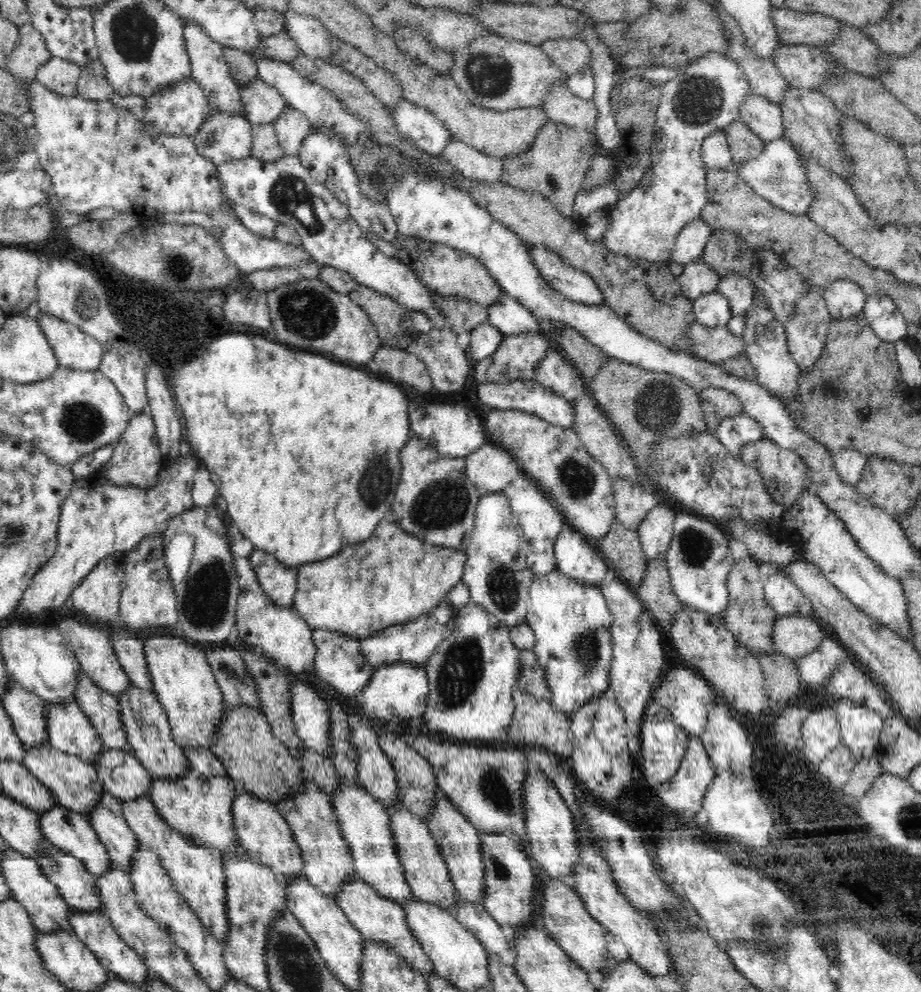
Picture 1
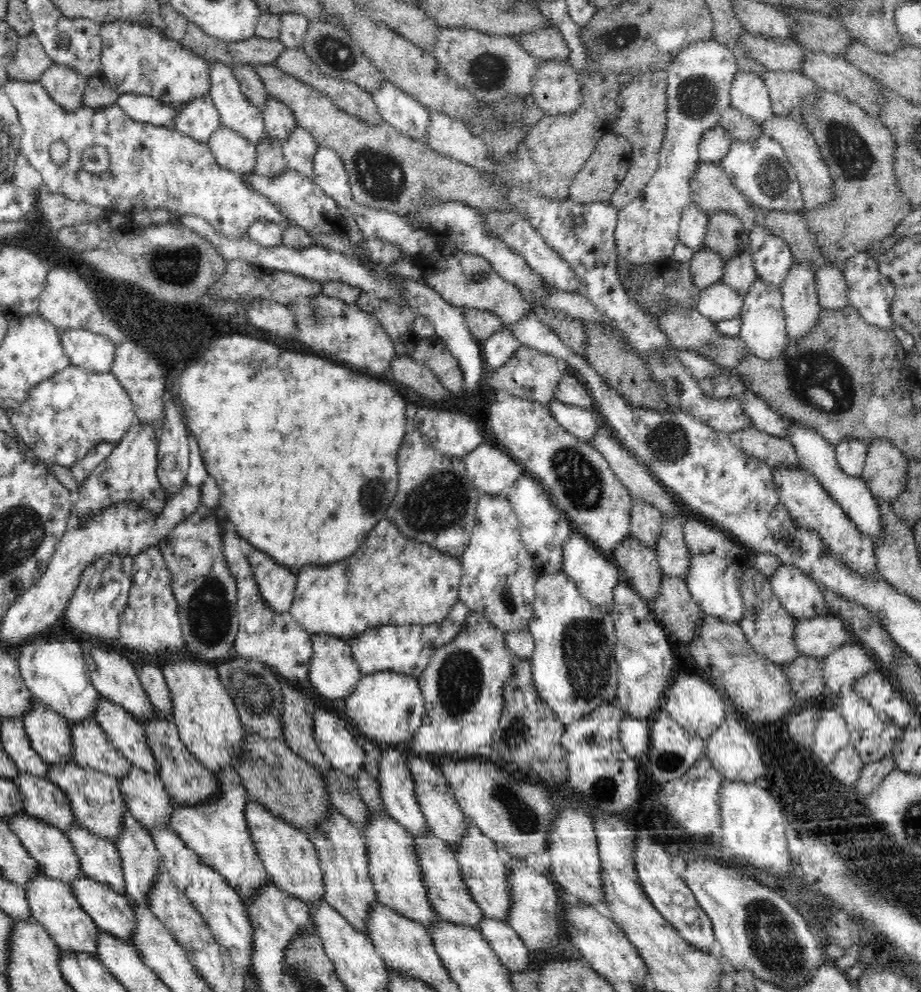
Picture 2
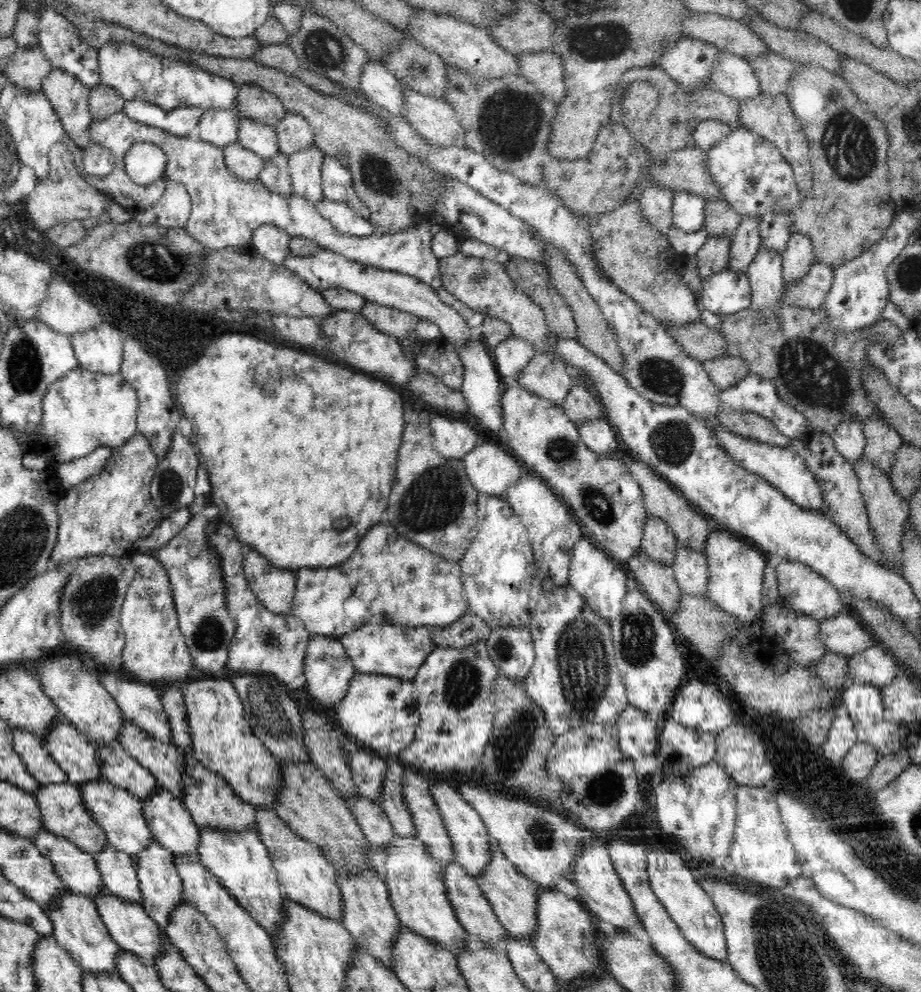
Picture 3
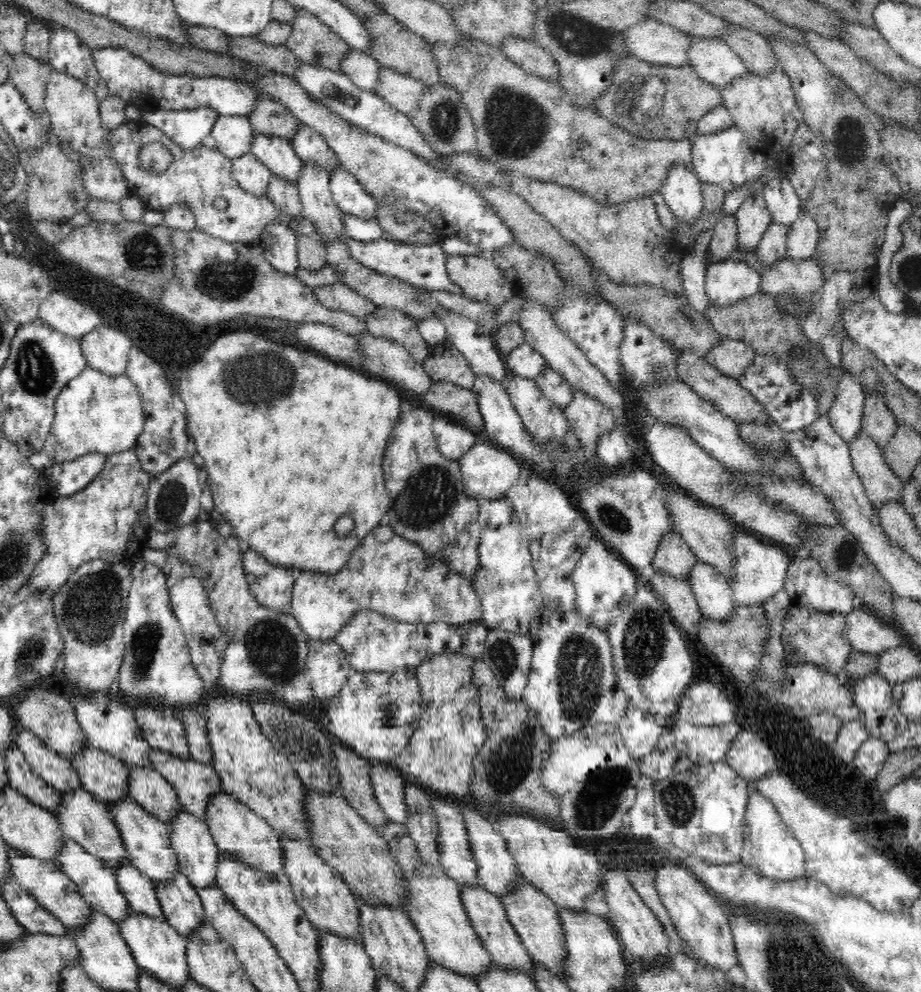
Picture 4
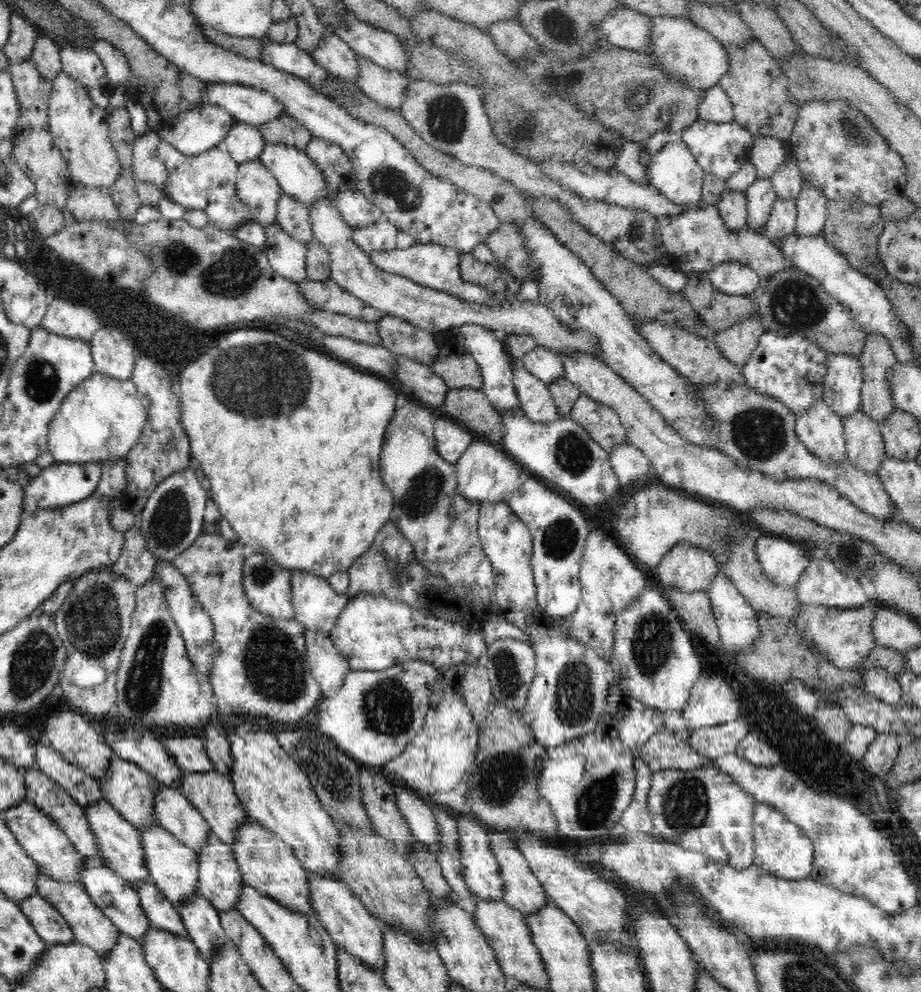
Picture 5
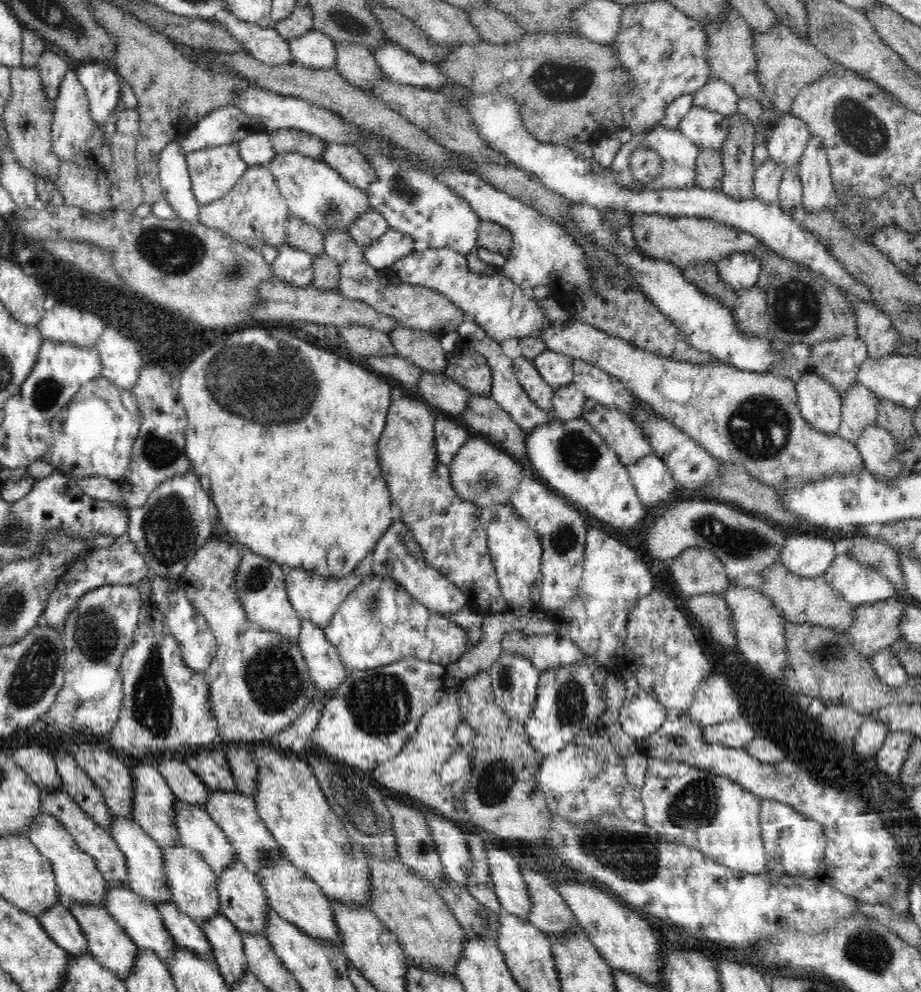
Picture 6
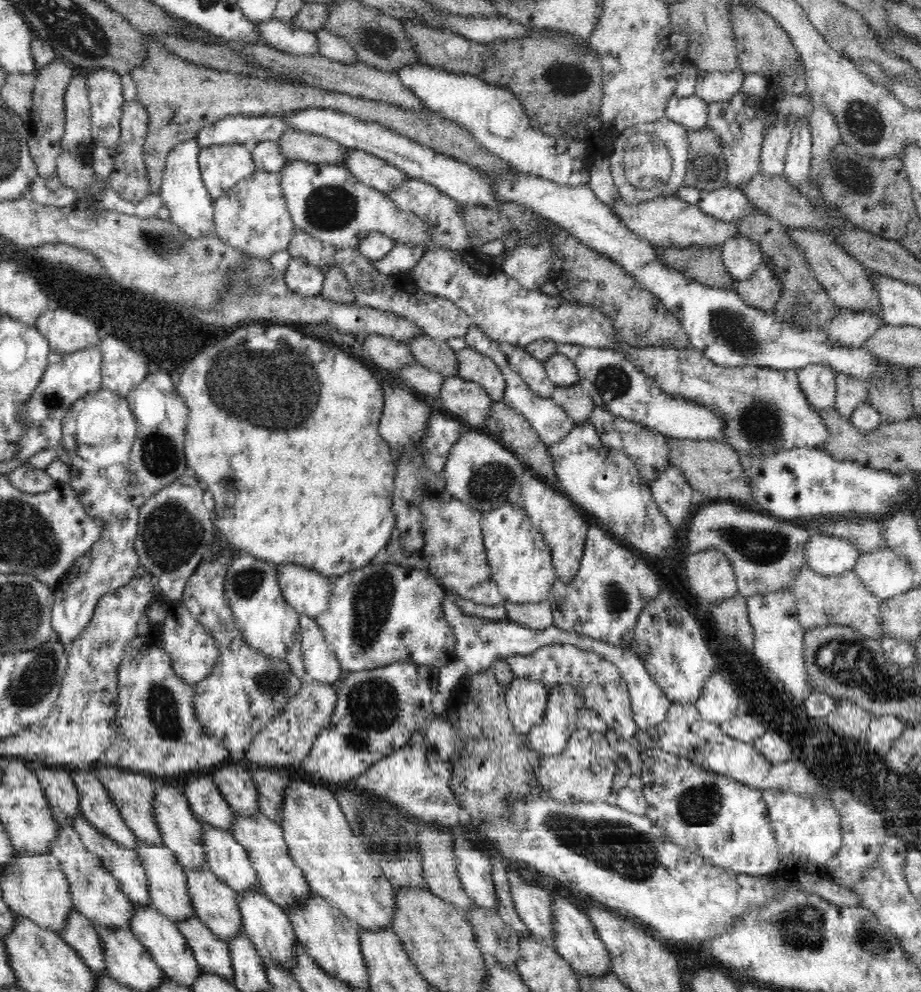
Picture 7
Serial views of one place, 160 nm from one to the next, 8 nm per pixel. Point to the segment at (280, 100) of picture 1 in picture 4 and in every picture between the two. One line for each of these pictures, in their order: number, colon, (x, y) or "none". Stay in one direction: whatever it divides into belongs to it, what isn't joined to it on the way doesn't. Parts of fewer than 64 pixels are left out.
2: (279, 121)
3: (293, 132)
4: (309, 145)

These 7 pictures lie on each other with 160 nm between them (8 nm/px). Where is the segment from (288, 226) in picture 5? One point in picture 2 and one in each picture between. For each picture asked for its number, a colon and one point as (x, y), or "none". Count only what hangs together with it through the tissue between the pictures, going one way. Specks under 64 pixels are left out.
2: (270, 161)
3: (275, 176)
4: (285, 194)

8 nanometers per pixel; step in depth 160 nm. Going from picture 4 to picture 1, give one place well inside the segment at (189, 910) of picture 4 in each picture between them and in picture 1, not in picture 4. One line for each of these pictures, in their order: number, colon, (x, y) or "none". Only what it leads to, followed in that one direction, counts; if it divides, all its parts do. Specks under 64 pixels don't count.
1: (107, 819)
2: (140, 860)
3: (162, 890)

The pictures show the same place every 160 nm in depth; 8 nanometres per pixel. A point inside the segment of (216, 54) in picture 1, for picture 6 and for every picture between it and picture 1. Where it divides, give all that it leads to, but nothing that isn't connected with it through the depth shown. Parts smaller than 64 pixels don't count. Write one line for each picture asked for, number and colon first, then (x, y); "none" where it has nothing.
2: (235, 111)
3: (255, 135)
4: (275, 152)
5: (296, 174)
6: (314, 192)

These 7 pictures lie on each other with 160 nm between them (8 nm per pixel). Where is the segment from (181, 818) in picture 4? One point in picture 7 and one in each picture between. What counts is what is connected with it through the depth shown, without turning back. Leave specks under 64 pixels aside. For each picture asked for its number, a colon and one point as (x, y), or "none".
5: (219, 879)
6: (243, 900)
7: (266, 924)

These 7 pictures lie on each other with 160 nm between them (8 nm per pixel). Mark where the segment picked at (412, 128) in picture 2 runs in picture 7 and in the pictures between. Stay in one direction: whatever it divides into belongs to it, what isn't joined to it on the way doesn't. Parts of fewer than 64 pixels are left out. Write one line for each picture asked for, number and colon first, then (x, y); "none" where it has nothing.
3: (378, 84)
4: (361, 68)
5: (333, 54)
6: (314, 49)
7: (276, 33)

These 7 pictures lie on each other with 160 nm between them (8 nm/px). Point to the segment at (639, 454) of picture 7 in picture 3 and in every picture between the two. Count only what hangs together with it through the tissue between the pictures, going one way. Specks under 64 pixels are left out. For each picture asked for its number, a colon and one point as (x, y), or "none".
3: (581, 405)
4: (588, 418)
5: (602, 423)
6: (620, 433)

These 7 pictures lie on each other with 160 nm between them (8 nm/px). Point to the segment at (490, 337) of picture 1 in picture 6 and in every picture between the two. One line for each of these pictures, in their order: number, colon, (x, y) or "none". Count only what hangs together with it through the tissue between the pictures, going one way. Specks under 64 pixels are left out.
2: (500, 347)
3: (510, 357)
4: (524, 361)
5: (544, 364)
6: (556, 369)

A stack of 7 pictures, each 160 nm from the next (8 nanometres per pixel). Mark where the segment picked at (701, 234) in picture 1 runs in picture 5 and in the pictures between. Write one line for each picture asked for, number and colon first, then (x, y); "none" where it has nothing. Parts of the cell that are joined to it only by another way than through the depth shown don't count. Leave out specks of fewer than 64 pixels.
2: (693, 226)
3: (688, 209)
4: (682, 190)
5: (674, 171)

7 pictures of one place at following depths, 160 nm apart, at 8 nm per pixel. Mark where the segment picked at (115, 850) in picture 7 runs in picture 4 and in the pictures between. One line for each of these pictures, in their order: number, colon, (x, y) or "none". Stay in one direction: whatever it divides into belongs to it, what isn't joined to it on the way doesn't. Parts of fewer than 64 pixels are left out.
4: (22, 778)
5: (47, 796)
6: (91, 838)

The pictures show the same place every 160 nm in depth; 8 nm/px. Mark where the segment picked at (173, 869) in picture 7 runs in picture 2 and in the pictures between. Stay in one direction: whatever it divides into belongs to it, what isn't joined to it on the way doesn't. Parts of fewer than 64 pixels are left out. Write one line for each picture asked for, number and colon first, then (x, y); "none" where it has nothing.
2: (44, 800)
3: (62, 810)
4: (87, 821)
5: (120, 845)
6: (144, 859)

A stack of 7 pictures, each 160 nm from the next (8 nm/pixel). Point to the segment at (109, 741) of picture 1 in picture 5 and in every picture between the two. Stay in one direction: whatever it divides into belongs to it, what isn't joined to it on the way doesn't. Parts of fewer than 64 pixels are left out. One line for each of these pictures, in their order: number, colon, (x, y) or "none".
2: (126, 733)
3: (163, 761)
4: (196, 784)
5: (212, 793)

